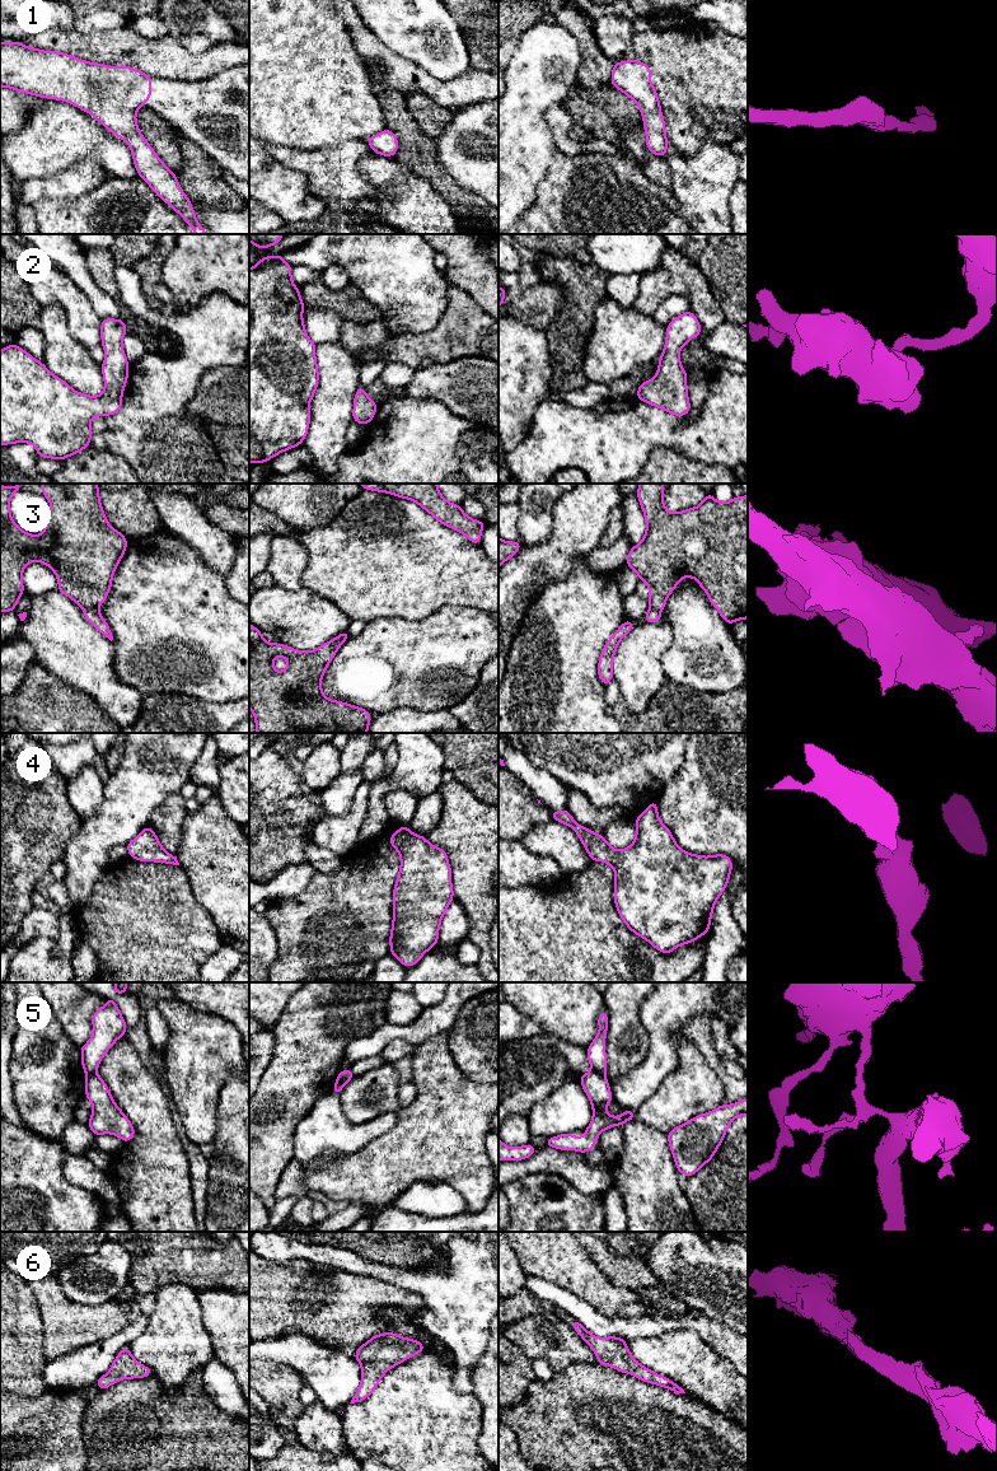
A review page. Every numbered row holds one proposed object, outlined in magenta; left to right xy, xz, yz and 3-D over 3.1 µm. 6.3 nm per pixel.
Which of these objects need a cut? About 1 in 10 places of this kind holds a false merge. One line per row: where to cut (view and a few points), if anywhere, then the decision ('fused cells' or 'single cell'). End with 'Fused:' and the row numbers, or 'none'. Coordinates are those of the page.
1: no cut; single cell
2: no cut; single cell
3: cut in xy along (97, 607), (89, 607), (84, 611); fused cells
4: no cut; single cell
5: cut in yz along (591, 1068), (603, 1075); fused cells
6: no cut; single cell
Fused: 3, 5

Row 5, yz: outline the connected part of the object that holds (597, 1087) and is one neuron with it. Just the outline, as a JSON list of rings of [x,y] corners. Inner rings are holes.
[[[591,1069],[581,1075],[579,1080],[593,1106],[593,1120],[584,1130],[586,1135],[575,1138],[571,1133],[567,1133],[552,1136],[547,1139],[544,1147],[588,1153],[596,1145],[598,1135],[602,1131],[612,1126],[622,1126],[624,1122],[636,1119],[635,1112],[631,1110],[626,1110],[621,1116],[615,1117],[608,1115],[605,1107],[613,1101],[613,1096],[609,1089],[609,1082],[604,1075]]]

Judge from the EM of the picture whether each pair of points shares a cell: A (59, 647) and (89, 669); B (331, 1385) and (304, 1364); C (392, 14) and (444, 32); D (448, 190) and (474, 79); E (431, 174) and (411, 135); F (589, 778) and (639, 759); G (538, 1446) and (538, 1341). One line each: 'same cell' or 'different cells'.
A: same cell
B: same cell
C: same cell
D: different cells
E: same cell
F: same cell
G: different cells

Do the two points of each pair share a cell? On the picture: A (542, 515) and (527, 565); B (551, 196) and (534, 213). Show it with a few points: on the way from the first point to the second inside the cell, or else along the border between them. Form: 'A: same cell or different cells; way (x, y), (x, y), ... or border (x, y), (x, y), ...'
A: different cells; border (552, 522), (552, 533), (546, 541), (522, 545)
B: different cells; border (536, 202), (551, 220)

